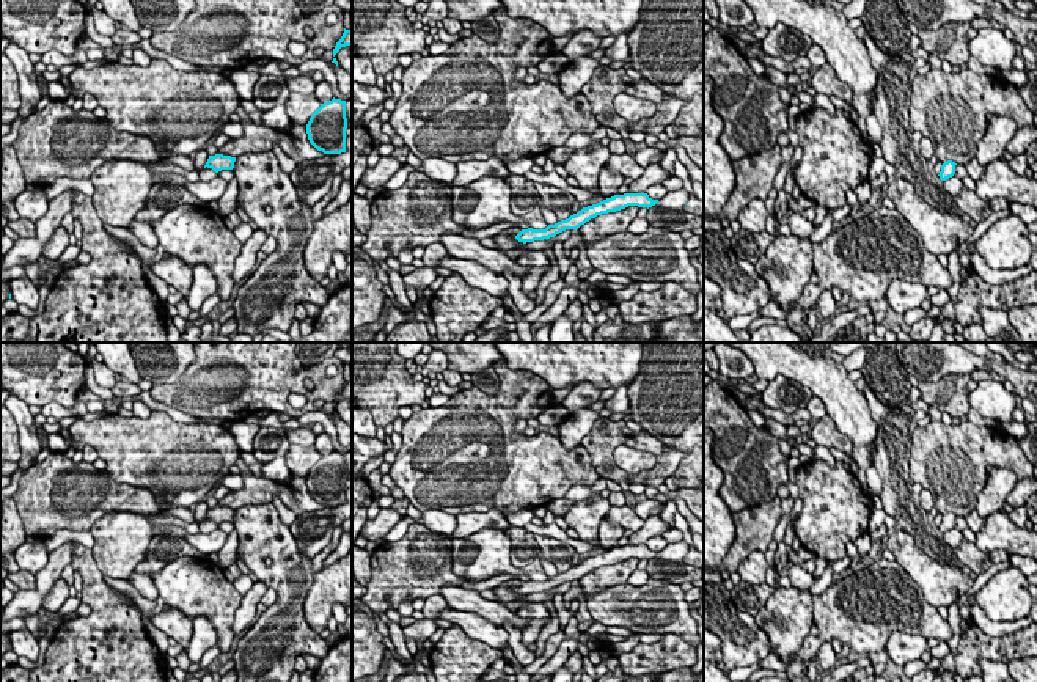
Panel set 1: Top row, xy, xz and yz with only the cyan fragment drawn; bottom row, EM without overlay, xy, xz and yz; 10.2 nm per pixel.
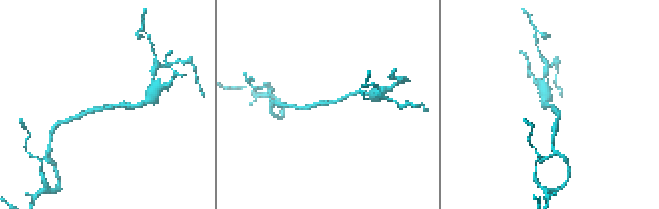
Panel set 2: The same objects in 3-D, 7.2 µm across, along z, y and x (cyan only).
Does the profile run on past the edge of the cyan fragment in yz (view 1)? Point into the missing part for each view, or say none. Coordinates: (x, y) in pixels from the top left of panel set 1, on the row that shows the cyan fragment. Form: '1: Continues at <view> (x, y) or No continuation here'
1: No continuation here

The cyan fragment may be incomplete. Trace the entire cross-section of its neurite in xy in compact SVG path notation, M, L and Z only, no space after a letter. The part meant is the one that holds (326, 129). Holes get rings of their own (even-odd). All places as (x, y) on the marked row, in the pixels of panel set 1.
M332 99L321 104L306 124L310 143L324 154L346 152L346 101Z

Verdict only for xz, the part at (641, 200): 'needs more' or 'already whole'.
already whole

